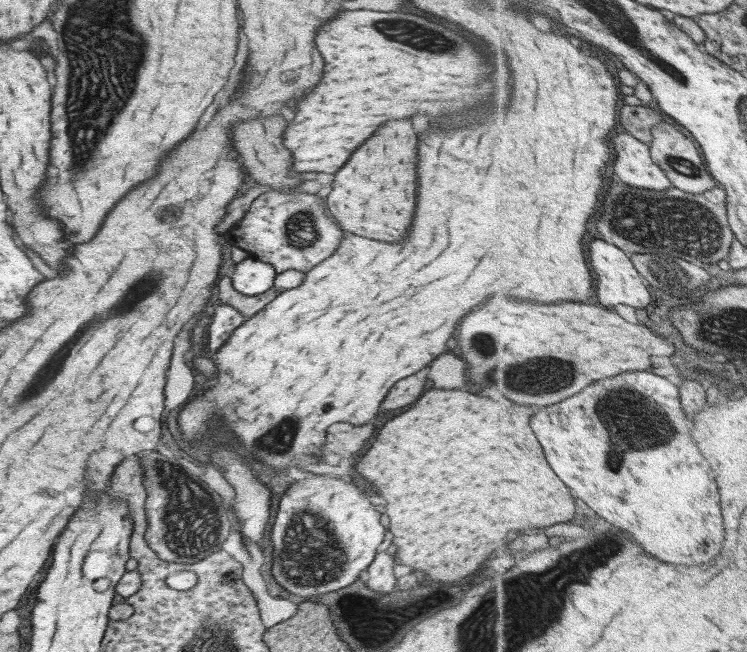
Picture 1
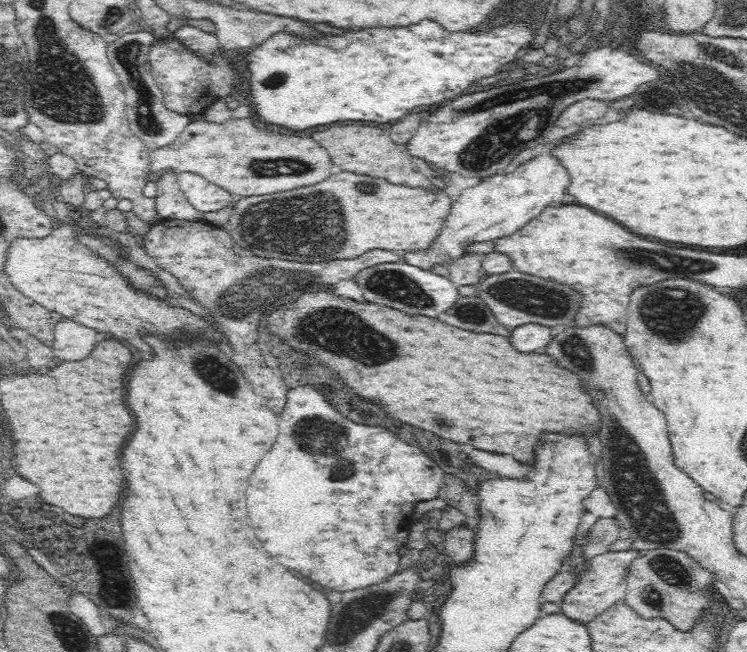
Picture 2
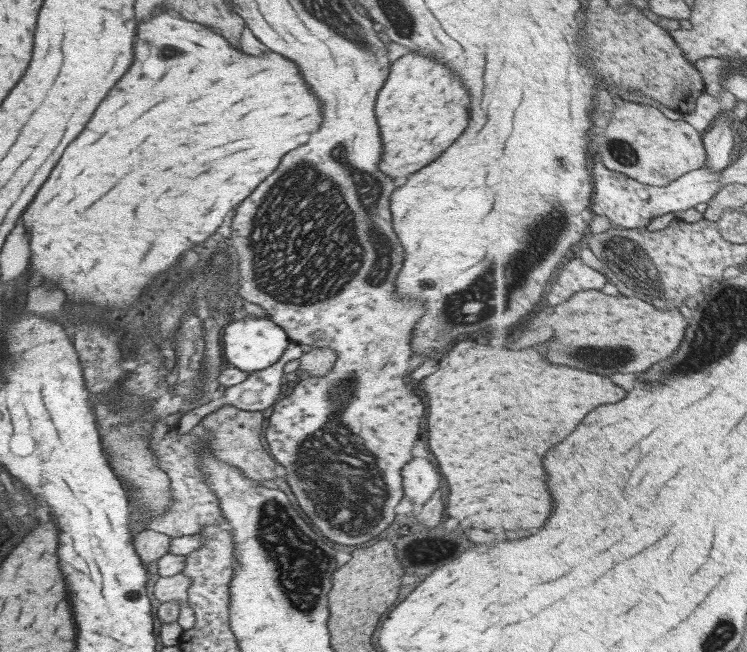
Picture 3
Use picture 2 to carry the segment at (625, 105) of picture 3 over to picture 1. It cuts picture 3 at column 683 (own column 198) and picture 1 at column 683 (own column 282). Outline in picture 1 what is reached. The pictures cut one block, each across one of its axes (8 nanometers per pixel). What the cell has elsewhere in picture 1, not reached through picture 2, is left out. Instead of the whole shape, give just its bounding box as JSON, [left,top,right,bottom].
[651,119,719,194]

